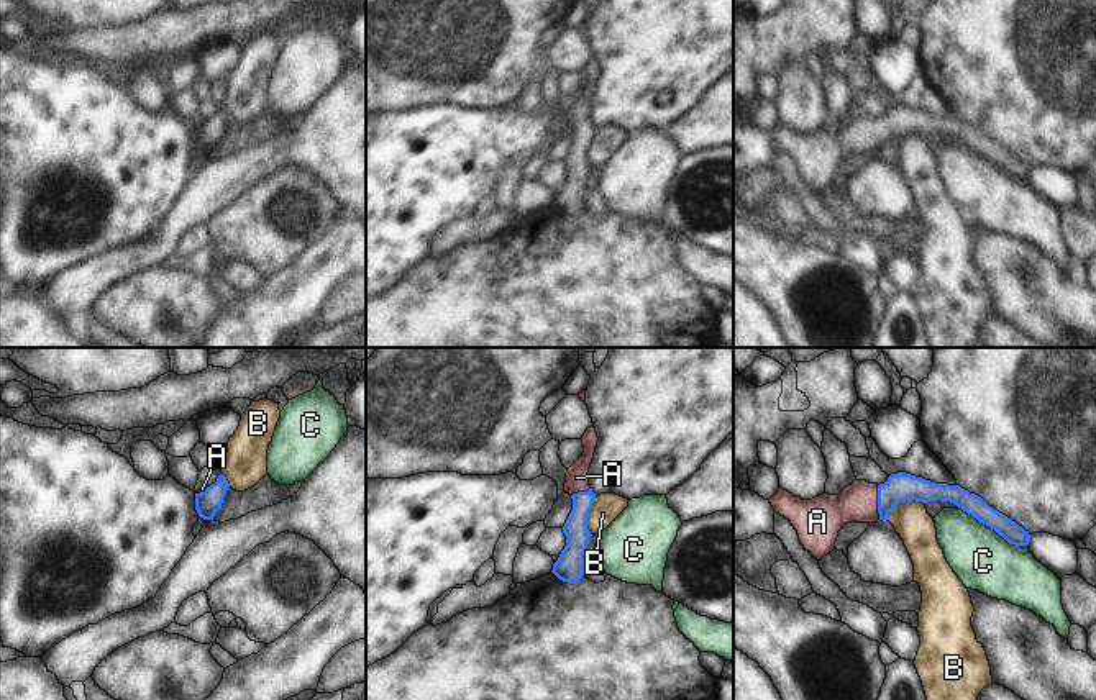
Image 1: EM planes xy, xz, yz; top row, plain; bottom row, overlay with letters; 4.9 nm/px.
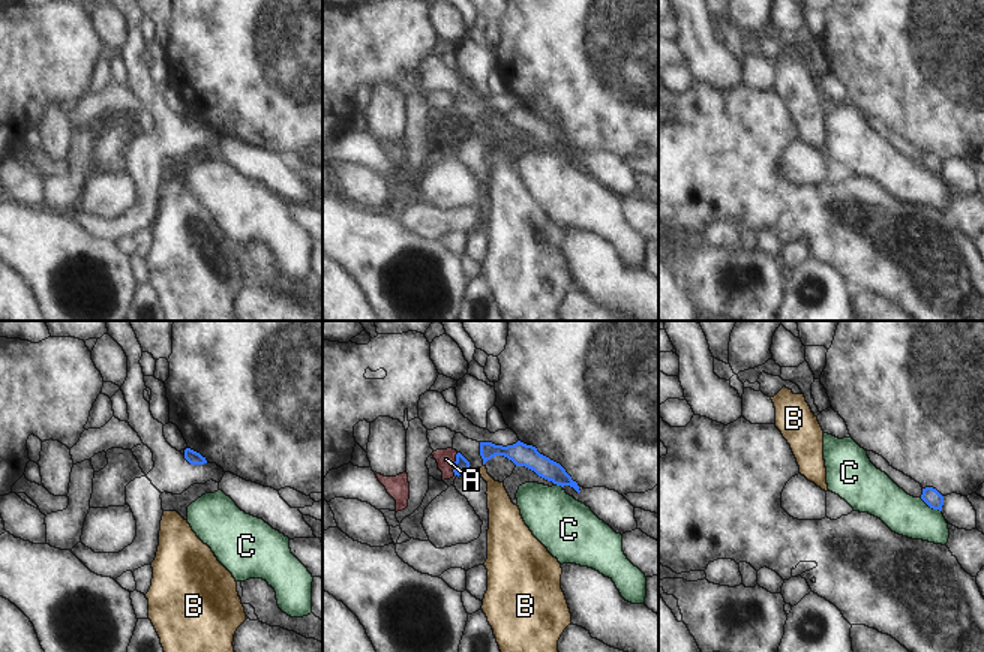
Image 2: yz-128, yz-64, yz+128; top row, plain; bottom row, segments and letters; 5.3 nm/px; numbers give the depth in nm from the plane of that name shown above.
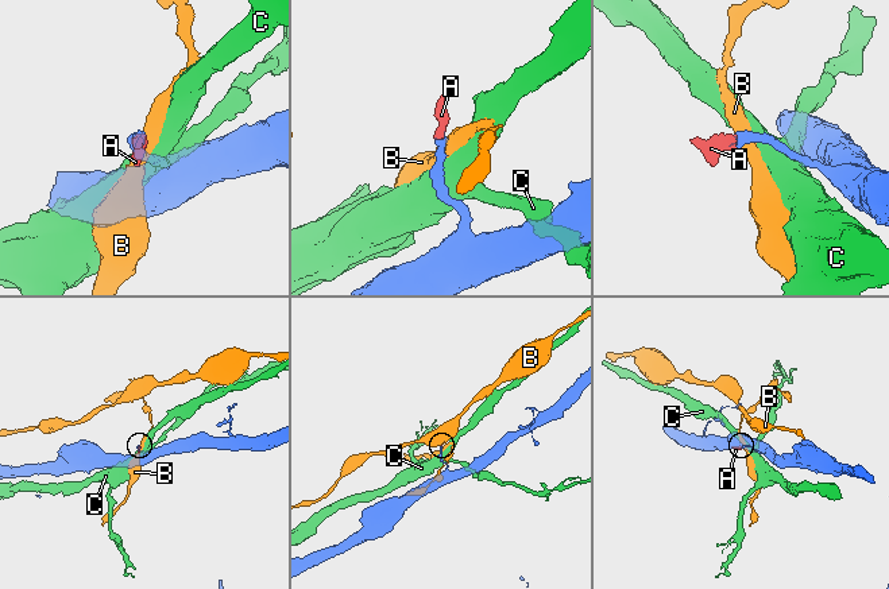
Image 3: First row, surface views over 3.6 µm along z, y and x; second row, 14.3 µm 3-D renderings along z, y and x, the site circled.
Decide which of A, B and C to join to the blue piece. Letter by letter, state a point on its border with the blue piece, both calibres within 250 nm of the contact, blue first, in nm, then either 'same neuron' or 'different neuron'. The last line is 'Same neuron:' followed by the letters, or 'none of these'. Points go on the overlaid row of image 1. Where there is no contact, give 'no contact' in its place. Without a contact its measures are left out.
A: meets blue in yz at (878, 502); 140 nm thick on the blue side, 190 nm on the other; same neuron
B: meets blue in yz at (903, 500); 140 nm thick on the blue side, 180 nm on the other; different neuron
C: meets blue in yz at (995, 530); 100 nm thick on the blue side, 300 nm on the other; different neuron
Same neuron: A

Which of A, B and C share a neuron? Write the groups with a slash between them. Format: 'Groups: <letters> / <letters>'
Groups: A / B / C

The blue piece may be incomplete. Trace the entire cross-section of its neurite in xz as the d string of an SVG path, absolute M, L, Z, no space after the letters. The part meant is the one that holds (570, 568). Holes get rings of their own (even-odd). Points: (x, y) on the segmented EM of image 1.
M587 428L582 436L584 452L566 472L564 492L573 498L573 510L563 526L566 546L553 564L551 572L568 584L576 584L584 575L586 548L592 536L587 528L587 518L596 493L589 485L587 472L594 459L597 441L596 428Z

